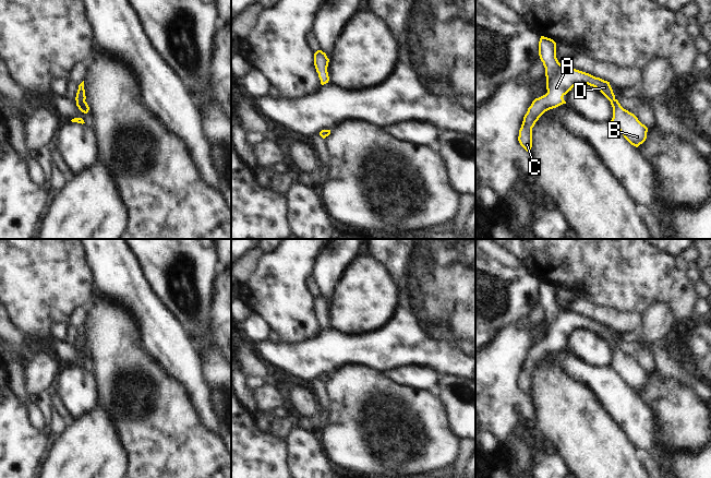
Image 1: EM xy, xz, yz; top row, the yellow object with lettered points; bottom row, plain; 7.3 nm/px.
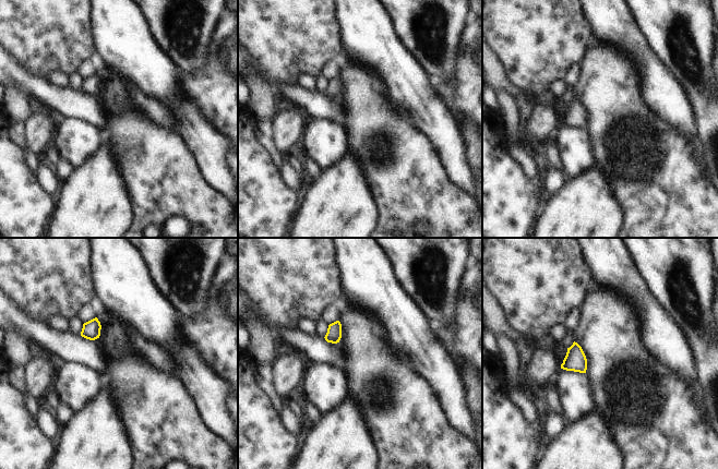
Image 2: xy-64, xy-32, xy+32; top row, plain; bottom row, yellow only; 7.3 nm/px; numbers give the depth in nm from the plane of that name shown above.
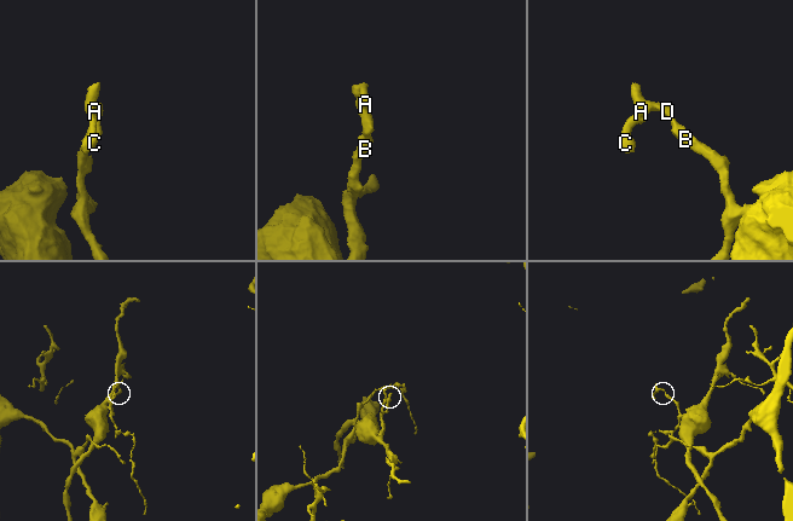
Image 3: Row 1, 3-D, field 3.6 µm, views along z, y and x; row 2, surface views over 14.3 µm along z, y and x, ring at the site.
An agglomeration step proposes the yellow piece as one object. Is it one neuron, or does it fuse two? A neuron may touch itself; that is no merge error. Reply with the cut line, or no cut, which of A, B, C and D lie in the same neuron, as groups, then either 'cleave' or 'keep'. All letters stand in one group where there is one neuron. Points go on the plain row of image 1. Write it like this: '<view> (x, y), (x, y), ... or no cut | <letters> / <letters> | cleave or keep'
no cut | A B C D | keep

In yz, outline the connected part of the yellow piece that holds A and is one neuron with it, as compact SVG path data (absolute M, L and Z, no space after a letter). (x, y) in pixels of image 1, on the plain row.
M541 280L539 300L545 312L547 337L535 343L523 361L518 385L527 396L531 396L532 372L535 367L545 356L566 348L563 342L577 328L595 332L611 346L613 351L611 366L631 390L638 392L646 385L648 372L634 358L620 350L610 326L571 311L563 311L556 302L556 287L551 283Z

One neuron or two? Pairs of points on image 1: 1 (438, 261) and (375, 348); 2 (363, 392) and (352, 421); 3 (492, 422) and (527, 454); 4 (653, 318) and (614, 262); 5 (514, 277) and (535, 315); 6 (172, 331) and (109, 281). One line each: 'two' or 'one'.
1: one
2: one
3: two
4: two
5: two
6: one

